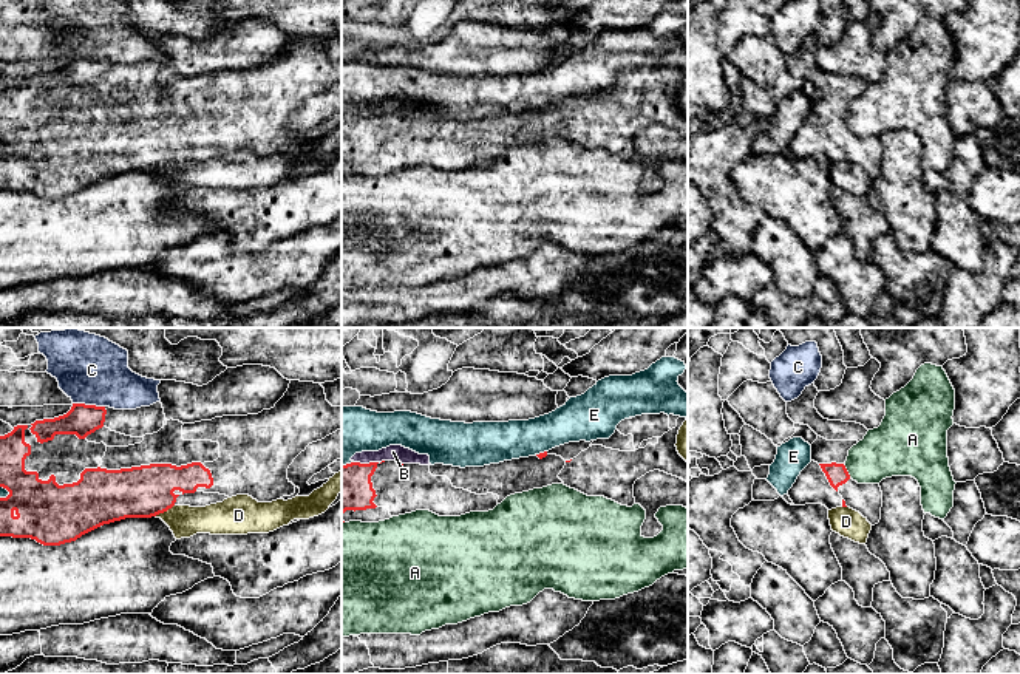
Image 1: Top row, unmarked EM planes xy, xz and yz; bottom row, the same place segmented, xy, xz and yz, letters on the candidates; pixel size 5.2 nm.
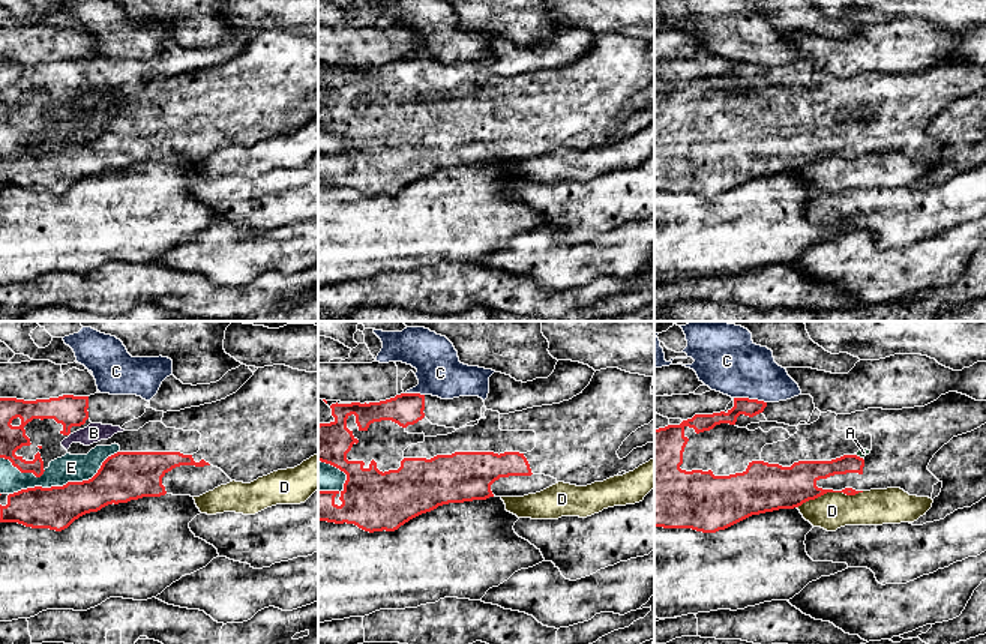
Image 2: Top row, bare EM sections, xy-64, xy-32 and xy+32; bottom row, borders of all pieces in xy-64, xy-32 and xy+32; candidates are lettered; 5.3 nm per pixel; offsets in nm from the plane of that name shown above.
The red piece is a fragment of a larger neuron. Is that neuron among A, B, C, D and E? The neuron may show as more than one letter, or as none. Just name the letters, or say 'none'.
none

